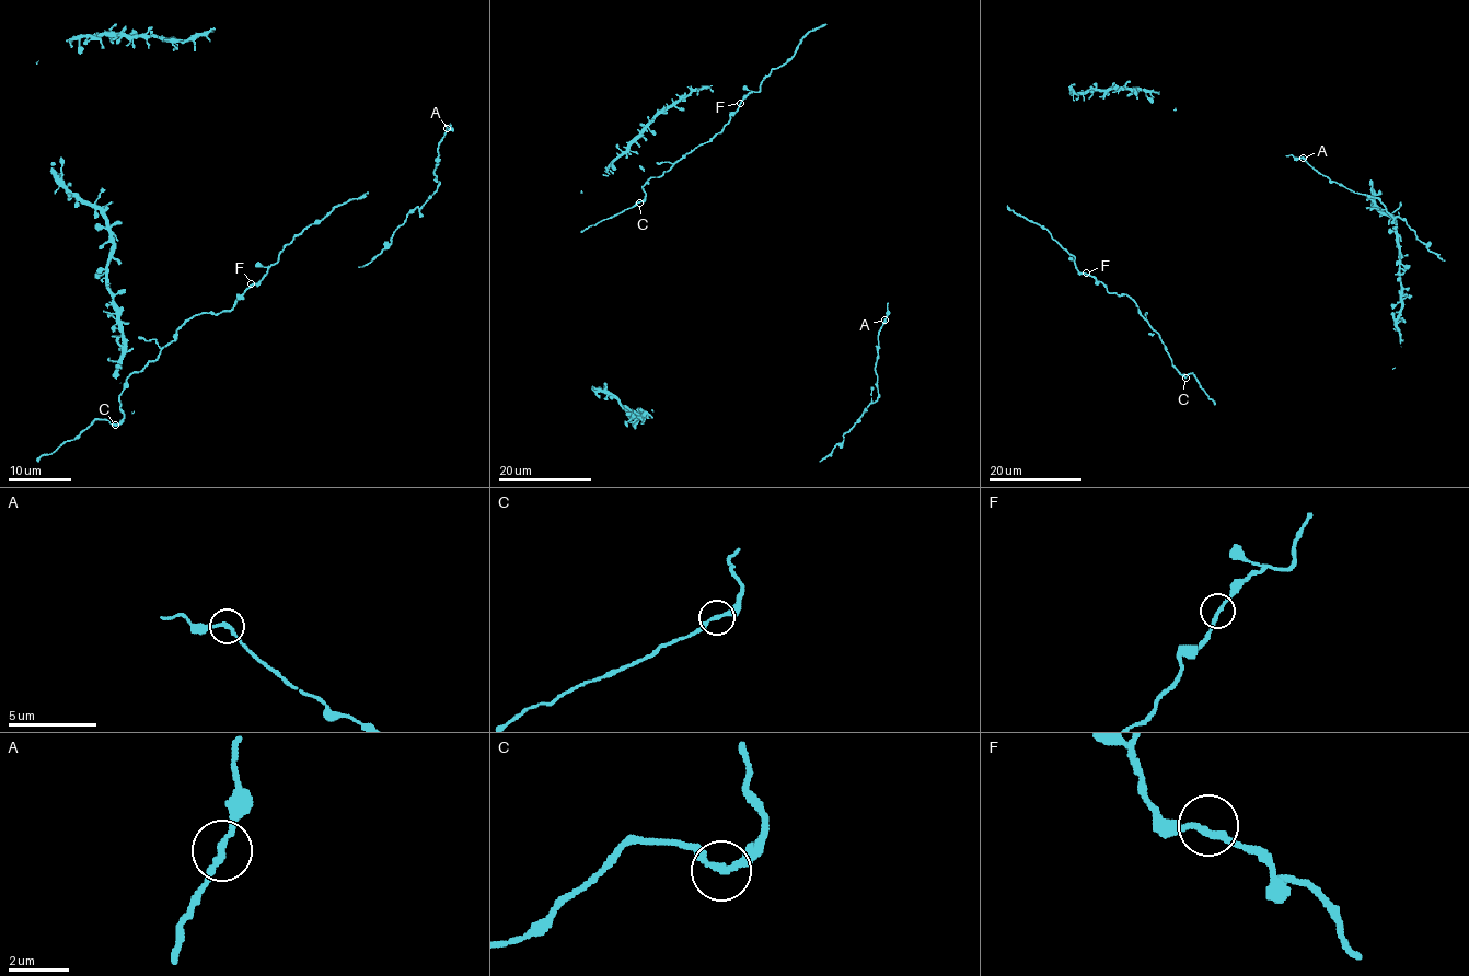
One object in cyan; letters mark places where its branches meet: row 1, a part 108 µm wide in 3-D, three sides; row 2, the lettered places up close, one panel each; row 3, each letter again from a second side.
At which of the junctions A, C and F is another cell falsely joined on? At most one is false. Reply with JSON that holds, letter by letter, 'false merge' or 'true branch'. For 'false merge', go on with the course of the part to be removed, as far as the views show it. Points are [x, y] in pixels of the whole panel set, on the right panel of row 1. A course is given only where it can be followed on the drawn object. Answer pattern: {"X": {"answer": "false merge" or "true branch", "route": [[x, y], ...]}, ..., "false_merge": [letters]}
{"A": {"answer": "true branch"}, "C": {"answer": "true branch"}, "F": {"answer": "true branch"}, "false_merge": []}

